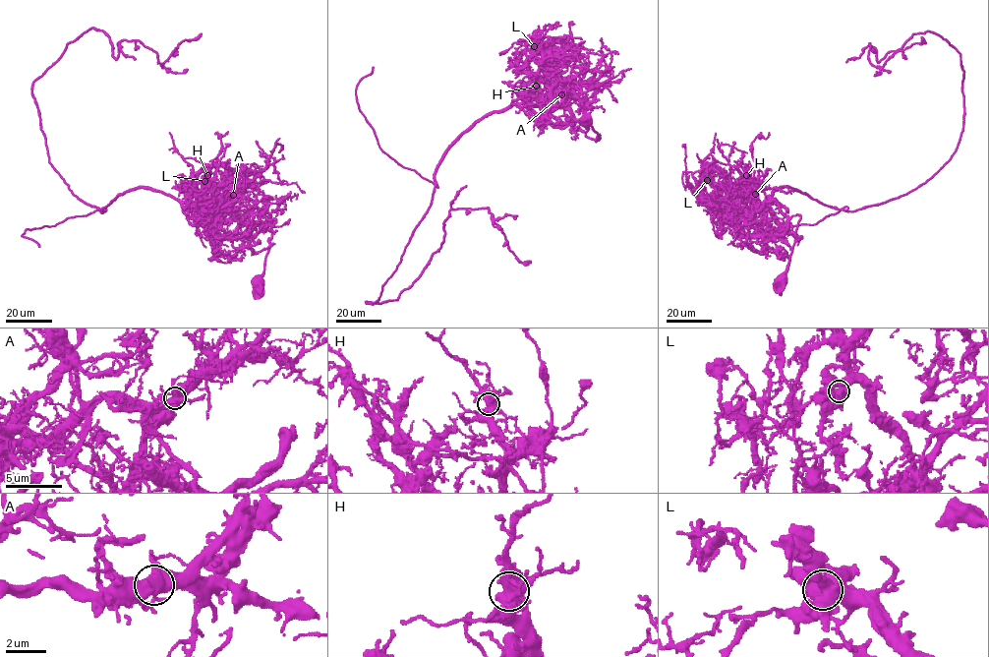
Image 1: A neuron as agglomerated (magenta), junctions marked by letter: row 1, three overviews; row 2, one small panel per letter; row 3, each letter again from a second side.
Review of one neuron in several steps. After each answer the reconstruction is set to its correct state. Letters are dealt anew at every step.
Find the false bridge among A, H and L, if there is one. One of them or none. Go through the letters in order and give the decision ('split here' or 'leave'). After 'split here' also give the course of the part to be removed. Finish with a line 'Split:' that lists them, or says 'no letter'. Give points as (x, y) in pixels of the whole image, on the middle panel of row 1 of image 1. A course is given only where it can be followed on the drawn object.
A: split here; foreign part runs (561, 94), (484, 115), (454, 142), (366, 302), (419, 276), (451, 209), (487, 208), (531, 261)
H: leave
L: leave
Split: A

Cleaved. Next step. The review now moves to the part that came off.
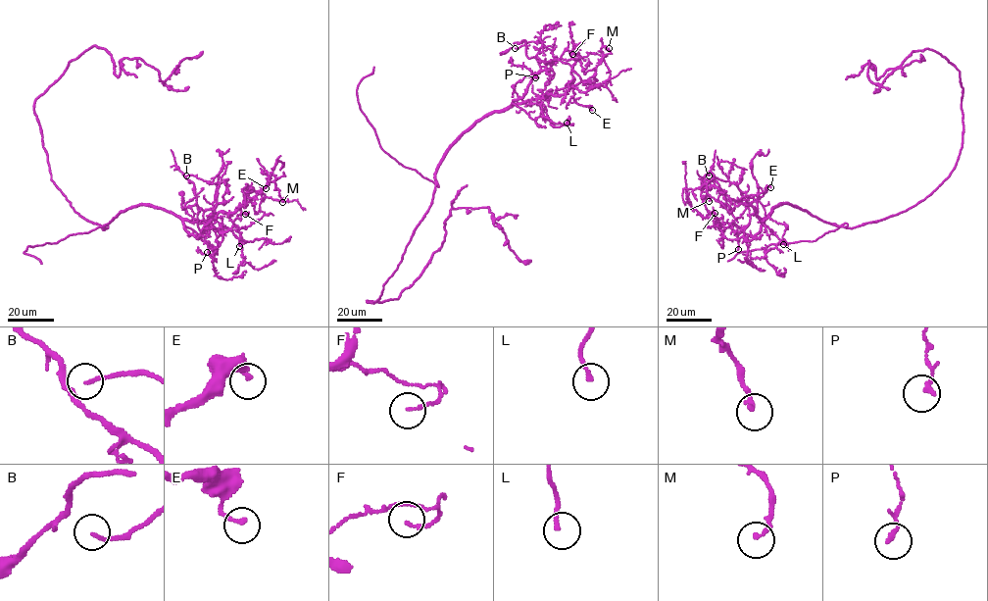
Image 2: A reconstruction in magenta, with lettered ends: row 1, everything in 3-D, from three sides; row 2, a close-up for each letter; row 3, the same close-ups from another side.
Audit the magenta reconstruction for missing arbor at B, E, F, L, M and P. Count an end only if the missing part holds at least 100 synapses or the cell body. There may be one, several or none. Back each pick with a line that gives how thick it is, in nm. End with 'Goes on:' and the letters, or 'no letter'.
Goes on: no letter

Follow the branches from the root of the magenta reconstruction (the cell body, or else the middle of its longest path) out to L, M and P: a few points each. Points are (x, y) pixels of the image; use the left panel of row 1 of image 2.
L: (63, 194), (77, 214), (103, 229), (121, 212), (151, 205), (192, 221), (214, 219), (239, 233), (239, 246)
M: (63, 194), (103, 229), (139, 205), (209, 221), (220, 212), (235, 213), (276, 178), (282, 202)
P: (63, 194), (77, 214), (103, 229), (121, 212), (139, 205), (171, 211), (196, 238), (206, 229), (207, 252)

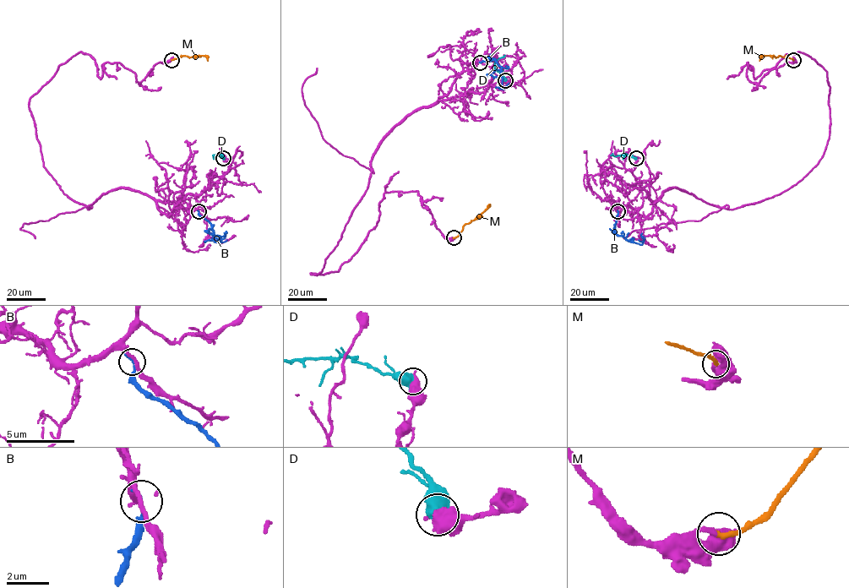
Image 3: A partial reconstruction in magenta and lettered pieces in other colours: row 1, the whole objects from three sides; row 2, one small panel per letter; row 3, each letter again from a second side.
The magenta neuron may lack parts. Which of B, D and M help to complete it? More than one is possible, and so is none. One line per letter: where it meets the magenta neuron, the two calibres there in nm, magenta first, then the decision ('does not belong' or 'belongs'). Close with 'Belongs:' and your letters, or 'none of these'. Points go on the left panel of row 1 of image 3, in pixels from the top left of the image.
B: contact (198, 211); calibres 240 and 190 nm; does not belong
D: contact (223, 158); calibres 600 and 700 nm; does not belong
M: contact (171, 60); calibres 200 and 280 nm; belongs
Belongs: M

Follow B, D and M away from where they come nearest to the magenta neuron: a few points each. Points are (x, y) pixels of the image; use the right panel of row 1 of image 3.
B: (617, 211), (615, 225), (617, 235), (641, 244), (644, 239), (642, 233)
D: (636, 158), (627, 155), (611, 155)
M: (793, 60), (780, 56), (764, 56), (759, 60)

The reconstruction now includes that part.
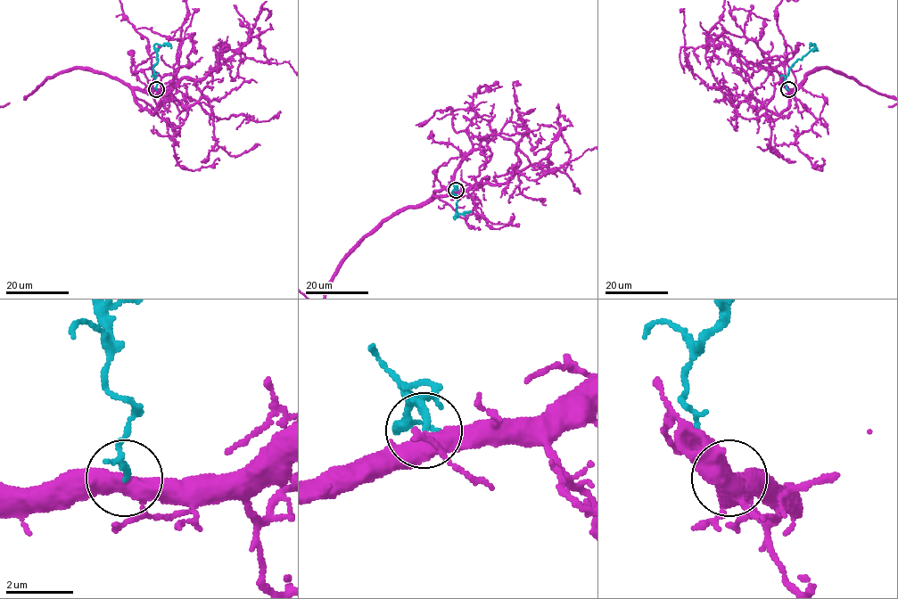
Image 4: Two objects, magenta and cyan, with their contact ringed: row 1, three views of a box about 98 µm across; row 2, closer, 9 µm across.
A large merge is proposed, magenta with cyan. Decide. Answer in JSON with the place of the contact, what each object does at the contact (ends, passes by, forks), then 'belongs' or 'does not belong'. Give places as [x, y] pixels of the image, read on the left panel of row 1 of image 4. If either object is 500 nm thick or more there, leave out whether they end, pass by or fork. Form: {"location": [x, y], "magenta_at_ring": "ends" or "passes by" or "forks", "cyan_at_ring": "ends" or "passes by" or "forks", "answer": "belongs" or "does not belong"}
{"location": [156, 89], "magenta_at_ring": "forks", "cyan_at_ring": "passes by", "answer": "does not belong"}

